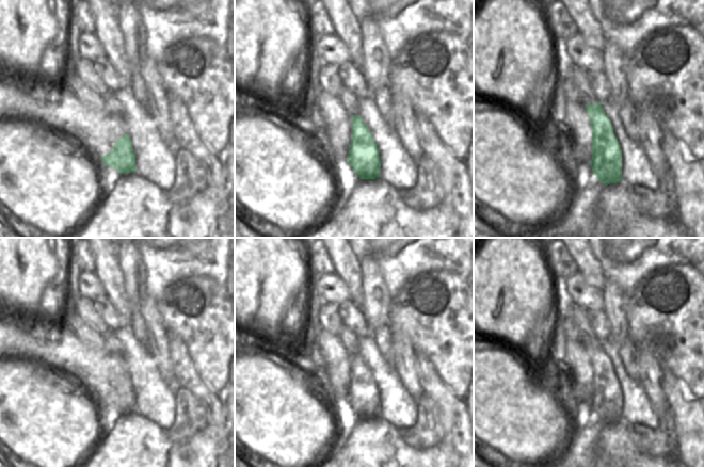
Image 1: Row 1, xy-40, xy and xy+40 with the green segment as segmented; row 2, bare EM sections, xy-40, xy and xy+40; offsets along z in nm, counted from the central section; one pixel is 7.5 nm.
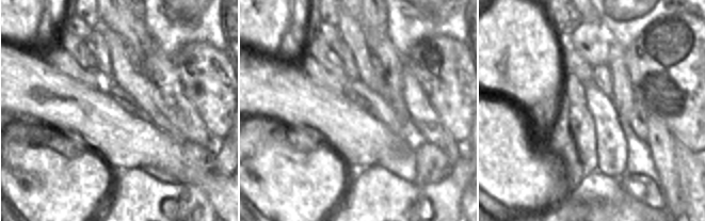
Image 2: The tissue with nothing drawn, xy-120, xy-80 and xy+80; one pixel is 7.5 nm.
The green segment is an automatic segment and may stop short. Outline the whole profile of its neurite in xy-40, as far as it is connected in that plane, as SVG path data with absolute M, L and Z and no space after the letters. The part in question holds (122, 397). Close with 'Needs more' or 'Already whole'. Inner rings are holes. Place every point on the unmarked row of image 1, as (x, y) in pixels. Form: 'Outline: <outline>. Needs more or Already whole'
Outline: M128 373L117 377L110 391L100 397L107 405L115 407L119 412L127 413L135 409L135 393Z. Already whole

